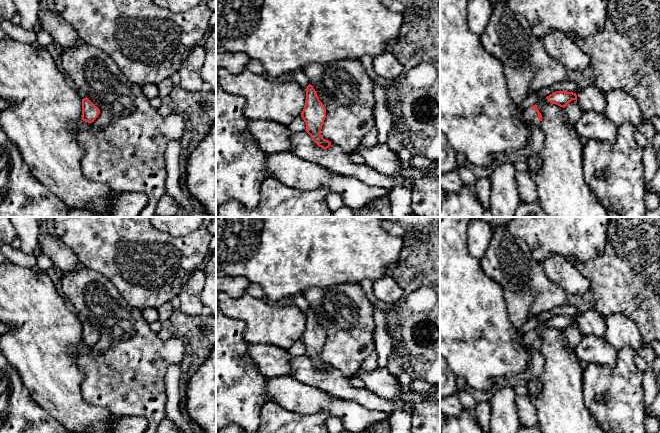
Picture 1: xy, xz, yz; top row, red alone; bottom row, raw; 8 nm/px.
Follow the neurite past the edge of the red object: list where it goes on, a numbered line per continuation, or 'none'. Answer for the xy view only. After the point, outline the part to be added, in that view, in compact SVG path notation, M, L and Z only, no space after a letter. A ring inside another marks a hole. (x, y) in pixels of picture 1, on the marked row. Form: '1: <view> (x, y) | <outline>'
none

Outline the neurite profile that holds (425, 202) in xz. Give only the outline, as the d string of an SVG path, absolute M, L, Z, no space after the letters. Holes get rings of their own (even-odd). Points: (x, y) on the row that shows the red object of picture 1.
M433 175L414 179L411 209L414 217L440 217L440 177Z

